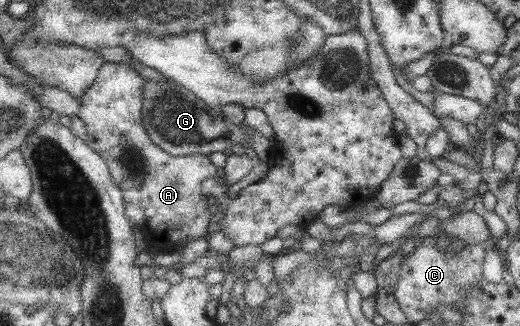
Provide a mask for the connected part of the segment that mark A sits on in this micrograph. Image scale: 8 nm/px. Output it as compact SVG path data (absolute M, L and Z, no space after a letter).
M105 62L95 83L80 97L81 109L75 115L71 129L83 138L97 154L108 162L113 180L124 191L126 213L145 234L145 242L150 247L163 245L181 245L195 239L209 239L209 219L218 206L220 195L203 195L203 181L215 178L217 166L211 163L207 155L173 156L165 149L155 145L144 126L143 110L144 87L146 79L133 65Z

